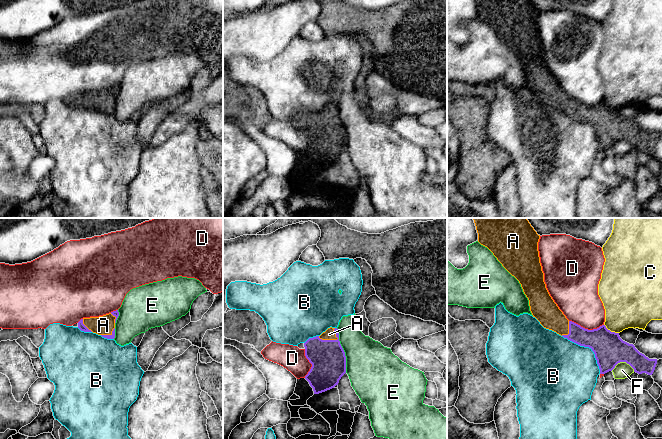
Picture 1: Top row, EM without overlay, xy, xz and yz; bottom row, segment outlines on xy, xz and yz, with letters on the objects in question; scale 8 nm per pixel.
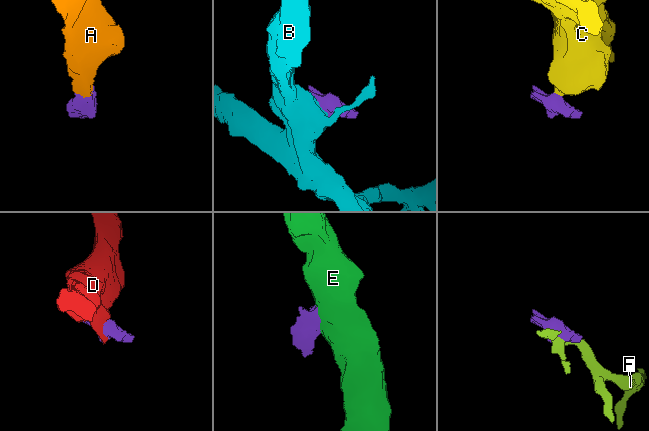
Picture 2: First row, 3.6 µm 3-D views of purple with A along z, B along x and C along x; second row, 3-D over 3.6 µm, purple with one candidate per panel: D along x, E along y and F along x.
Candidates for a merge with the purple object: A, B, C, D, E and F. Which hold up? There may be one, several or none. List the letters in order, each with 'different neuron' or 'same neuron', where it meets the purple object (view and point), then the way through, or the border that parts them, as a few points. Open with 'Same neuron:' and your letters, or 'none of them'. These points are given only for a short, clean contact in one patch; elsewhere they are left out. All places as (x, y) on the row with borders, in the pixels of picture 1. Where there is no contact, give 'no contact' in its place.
Same neuron: A
A: same neuron; contact xz (328, 340); way xz (327, 357), (328, 340), (329, 334)
B: different neuron; contact yz (589, 347)
C: different neuron; contact yz (610, 331); border yz (604, 324), (611, 331), (618, 333)
D: different neuron; contact yz (586, 329)
E: different neuron; contact xz (343, 350)
F: different neuron; contact yz (622, 361)

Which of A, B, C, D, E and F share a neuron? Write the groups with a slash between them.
A / B / C / D / E / F

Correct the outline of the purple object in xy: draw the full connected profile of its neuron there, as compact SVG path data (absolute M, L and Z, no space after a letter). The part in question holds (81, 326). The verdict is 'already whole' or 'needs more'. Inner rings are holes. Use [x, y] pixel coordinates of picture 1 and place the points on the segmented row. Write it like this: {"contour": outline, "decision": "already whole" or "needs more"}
{"contour": "M118 310L109 314L83 318L78 322L78 328L84 332L93 332L107 339L115 338L115 323L119 316Z", "decision": "needs more"}

